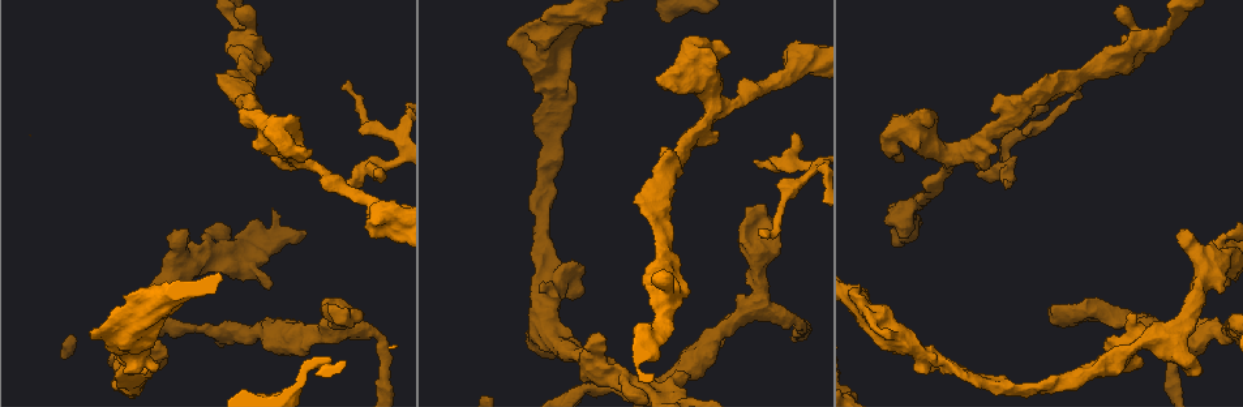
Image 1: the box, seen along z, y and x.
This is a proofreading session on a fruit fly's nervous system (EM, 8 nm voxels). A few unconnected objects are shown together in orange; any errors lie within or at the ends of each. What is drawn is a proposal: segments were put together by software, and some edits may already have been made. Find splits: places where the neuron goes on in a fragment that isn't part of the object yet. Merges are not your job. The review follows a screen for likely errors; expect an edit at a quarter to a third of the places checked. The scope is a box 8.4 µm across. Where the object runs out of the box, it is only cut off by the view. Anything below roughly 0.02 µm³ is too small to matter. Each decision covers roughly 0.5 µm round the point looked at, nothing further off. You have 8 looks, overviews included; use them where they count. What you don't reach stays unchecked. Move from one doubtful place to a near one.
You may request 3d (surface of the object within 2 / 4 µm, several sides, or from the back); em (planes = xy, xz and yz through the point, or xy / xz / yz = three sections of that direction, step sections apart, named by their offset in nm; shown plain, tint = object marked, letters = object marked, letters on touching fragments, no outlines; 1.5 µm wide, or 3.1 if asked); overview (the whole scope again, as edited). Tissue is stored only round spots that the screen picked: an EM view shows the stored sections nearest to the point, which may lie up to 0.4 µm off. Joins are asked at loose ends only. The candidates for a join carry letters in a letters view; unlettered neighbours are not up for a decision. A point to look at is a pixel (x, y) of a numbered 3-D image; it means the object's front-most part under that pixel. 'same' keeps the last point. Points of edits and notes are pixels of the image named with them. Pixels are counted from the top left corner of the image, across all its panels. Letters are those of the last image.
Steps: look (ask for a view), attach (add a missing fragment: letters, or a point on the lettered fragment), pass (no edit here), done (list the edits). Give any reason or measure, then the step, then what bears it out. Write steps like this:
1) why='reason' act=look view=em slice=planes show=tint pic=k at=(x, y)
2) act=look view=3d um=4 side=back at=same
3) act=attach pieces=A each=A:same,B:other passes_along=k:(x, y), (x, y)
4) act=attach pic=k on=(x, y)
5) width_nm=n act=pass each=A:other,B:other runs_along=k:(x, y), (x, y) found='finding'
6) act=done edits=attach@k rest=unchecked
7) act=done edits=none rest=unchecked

why='branch stops here' act=look view=em slice=planes show=letters pic=1 at=(347, 80)

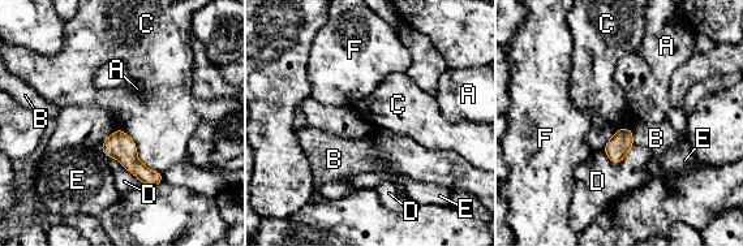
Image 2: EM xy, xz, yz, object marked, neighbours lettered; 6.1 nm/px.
width_nm=140 act=pass each=A:other,B:other,C:other,D:other,E:other,F:other border=2:(117, 128), (162, 173) found='none of them fits'

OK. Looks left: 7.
why='an open end' act=look view=em slice=planes show=letters pic=1 at=(284, 166)

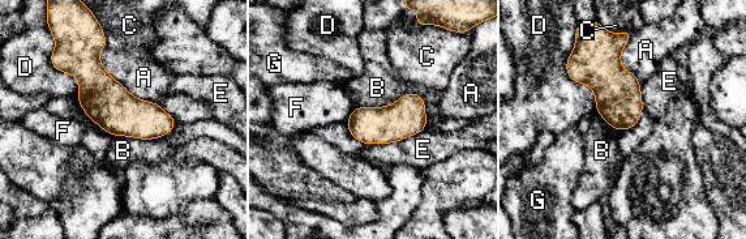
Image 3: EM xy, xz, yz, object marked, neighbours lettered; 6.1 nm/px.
width_nm=220 act=pass each=A:other,B:other,C:other,D:other,E:other,F:other,G:other found='no lettered fragment goes on from it'

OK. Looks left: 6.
why='an open end' act=look view=em slice=xy step=4 show=letters pic=1 at=(1201, 372)

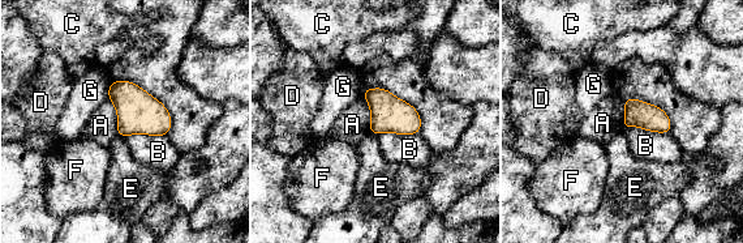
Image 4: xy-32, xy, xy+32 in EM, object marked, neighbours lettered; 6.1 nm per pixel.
act=pass each=A:other,B:other,C:other,D:other,E:other,F:other,G:other border=4:(625, 128), (641, 127), (669, 132) found='none of them fits'

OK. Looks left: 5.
act=done edits=none rest=unchecked

